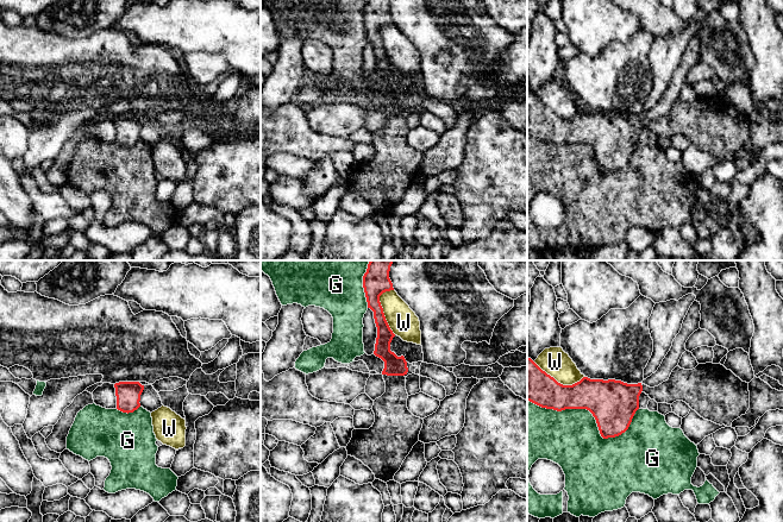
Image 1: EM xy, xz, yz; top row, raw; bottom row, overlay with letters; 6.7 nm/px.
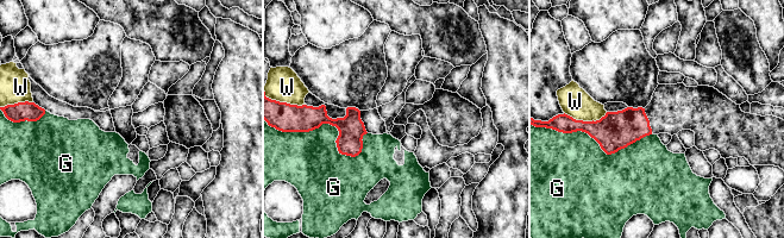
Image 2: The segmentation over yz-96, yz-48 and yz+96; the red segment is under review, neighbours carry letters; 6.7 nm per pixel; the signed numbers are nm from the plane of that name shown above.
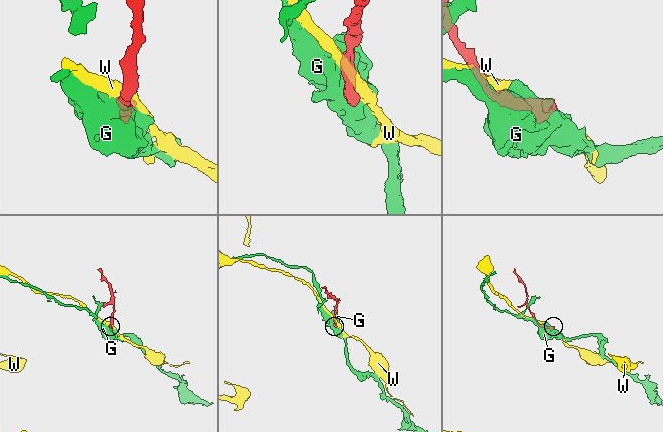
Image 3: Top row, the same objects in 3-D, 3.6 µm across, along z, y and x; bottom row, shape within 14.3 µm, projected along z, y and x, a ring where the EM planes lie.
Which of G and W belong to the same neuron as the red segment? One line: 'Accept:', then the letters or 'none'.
Accept: none

